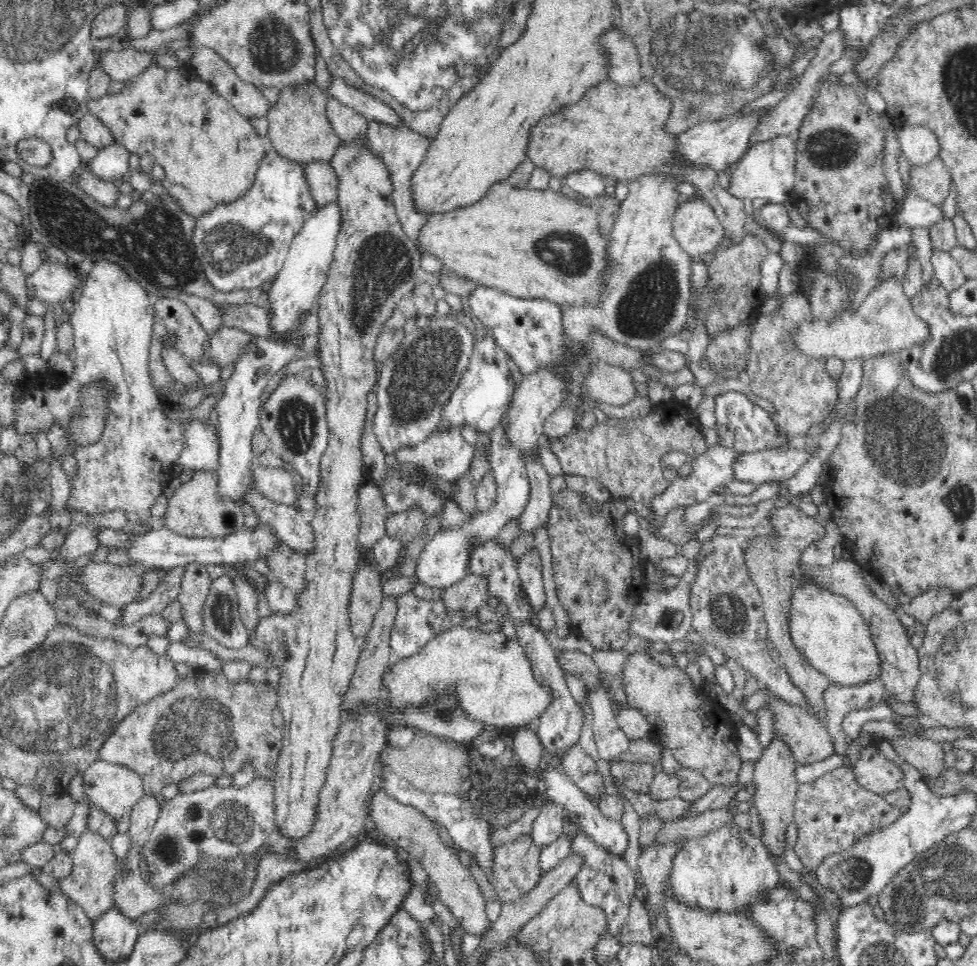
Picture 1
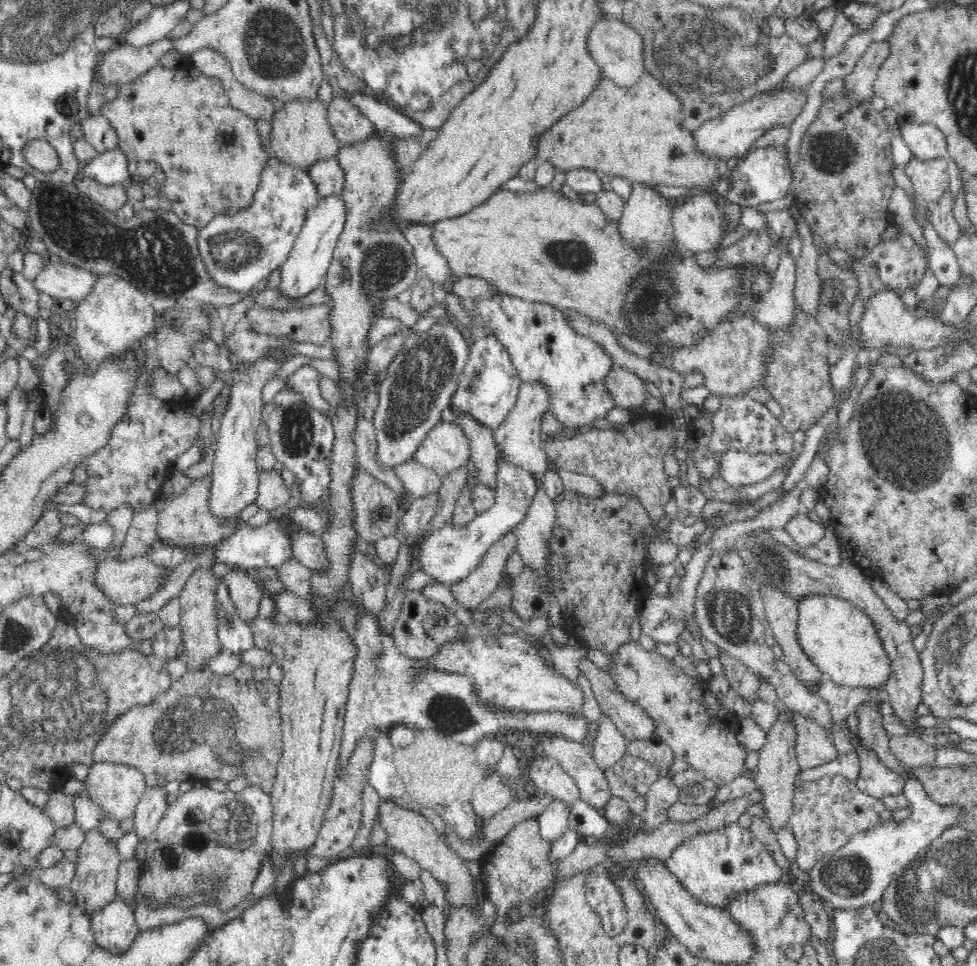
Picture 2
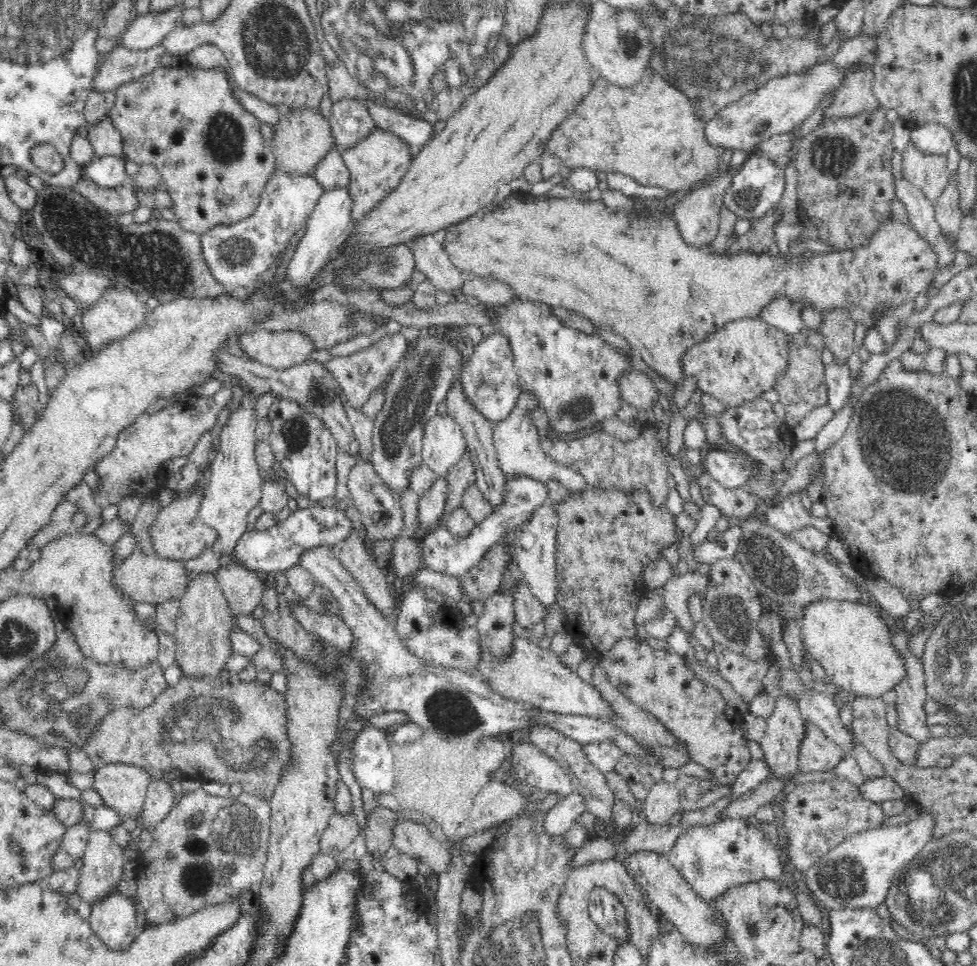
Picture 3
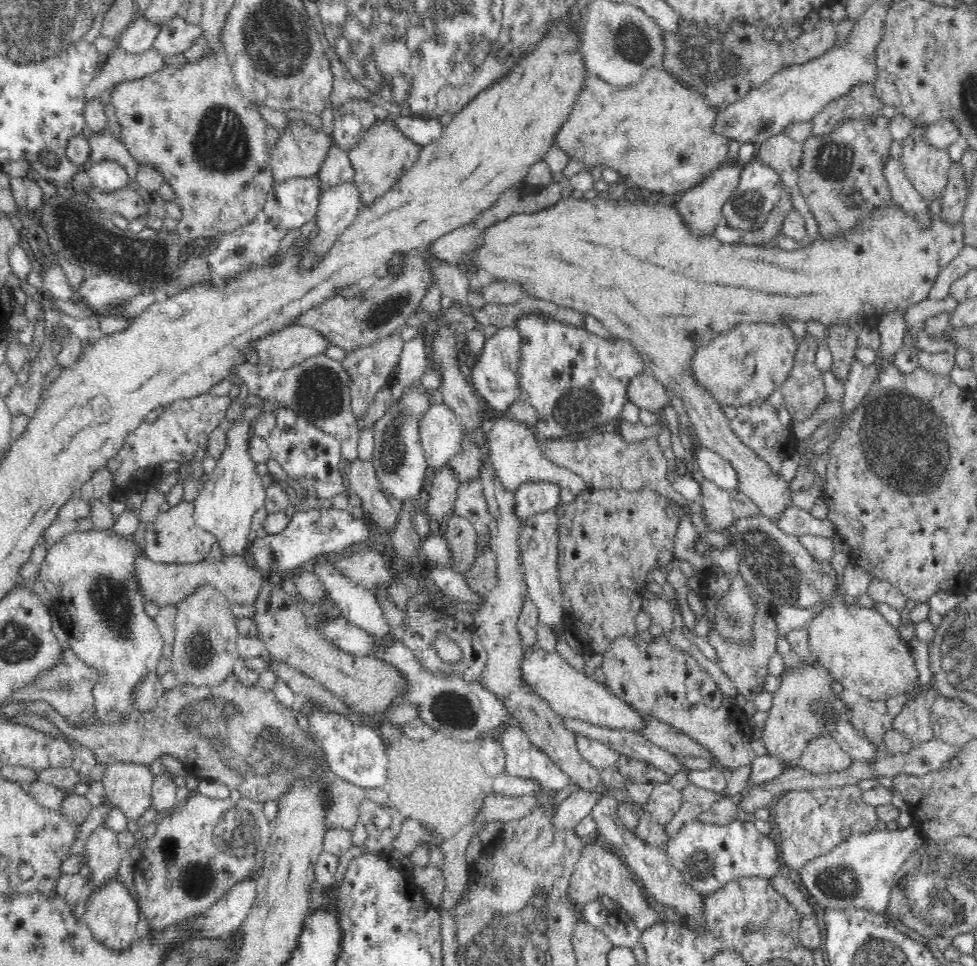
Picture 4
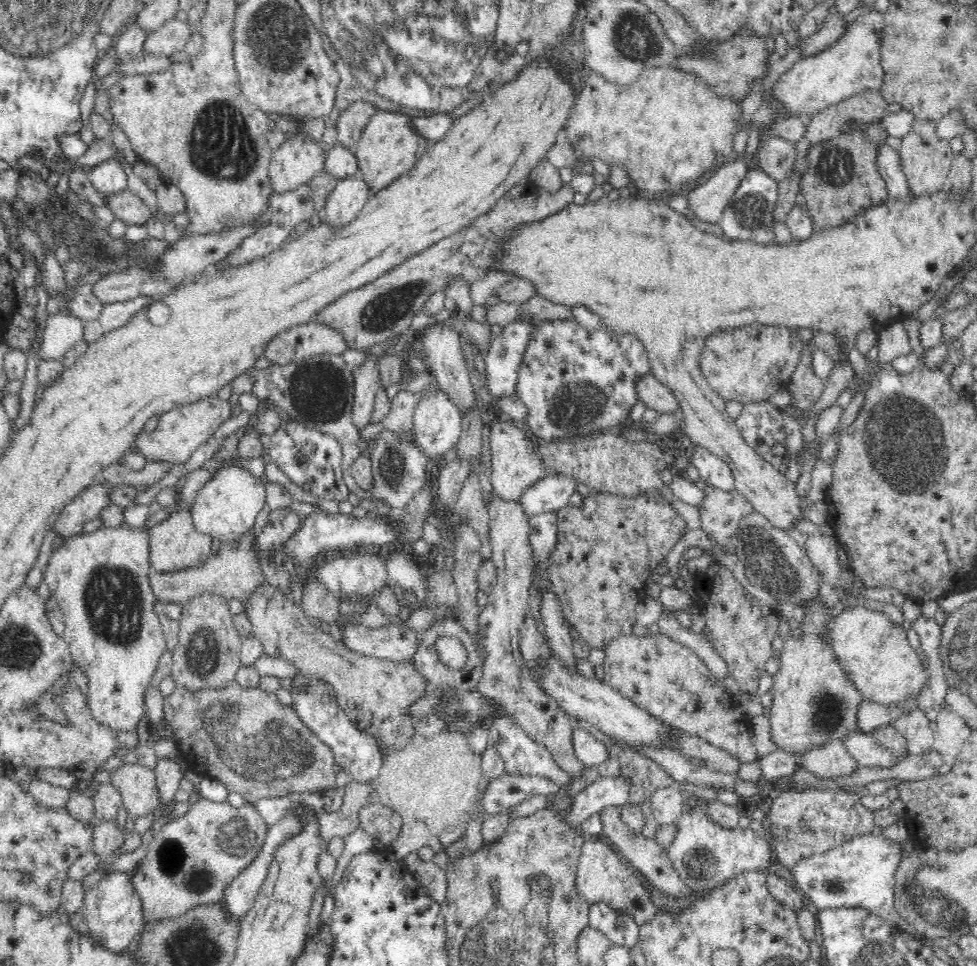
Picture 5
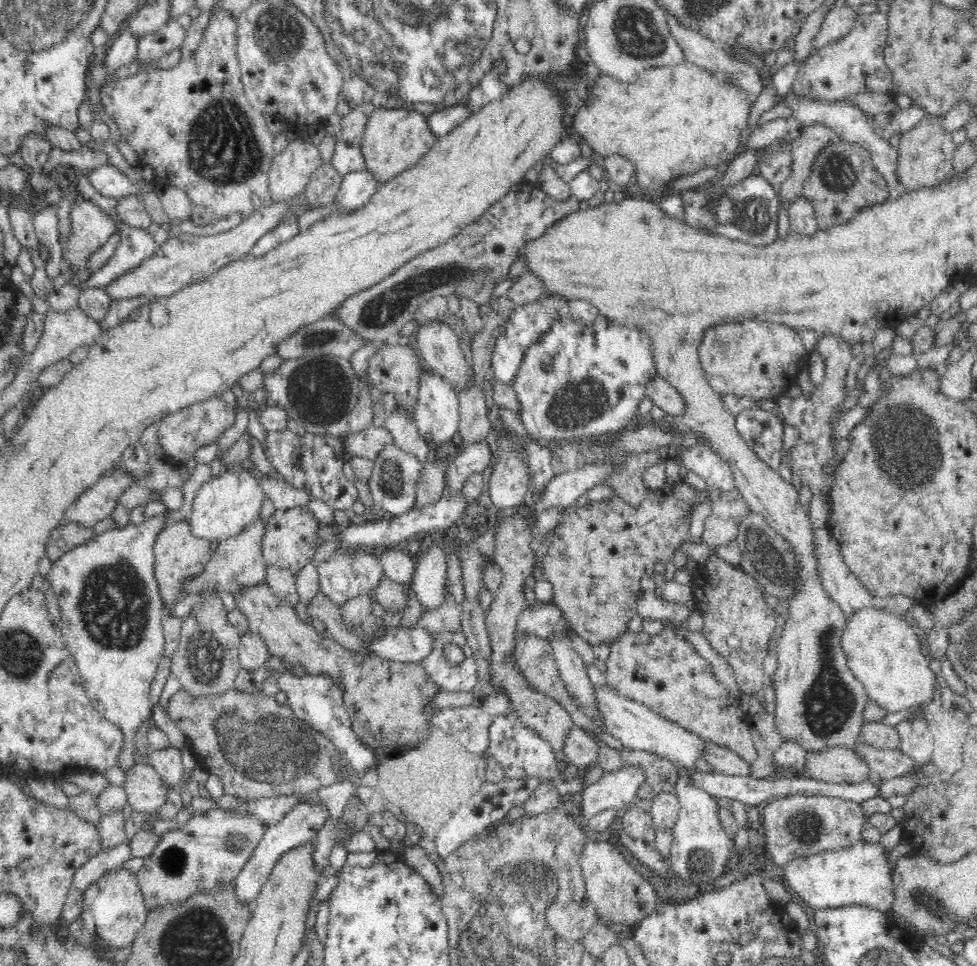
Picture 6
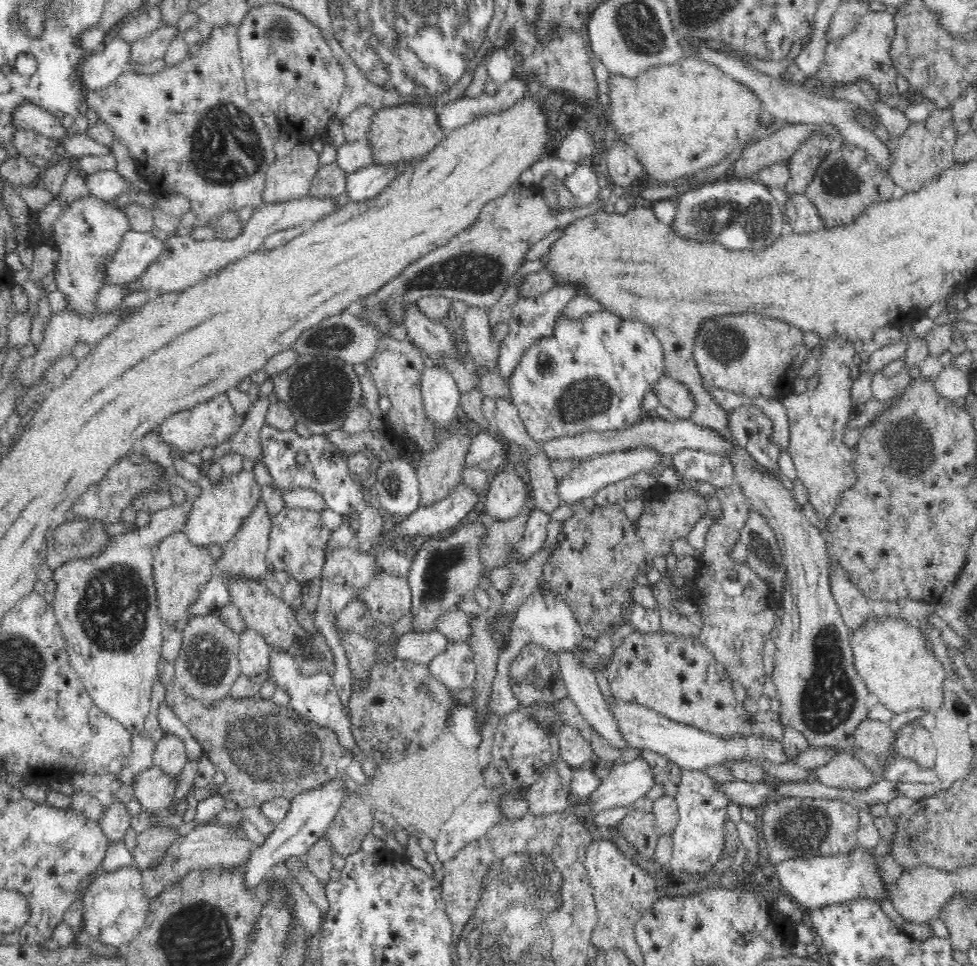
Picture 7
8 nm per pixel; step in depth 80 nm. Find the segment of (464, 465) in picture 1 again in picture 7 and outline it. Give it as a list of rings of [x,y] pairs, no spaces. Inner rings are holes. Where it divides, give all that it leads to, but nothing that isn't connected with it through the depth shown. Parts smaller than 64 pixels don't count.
[[[429,363],[429,365],[426,366],[426,370],[424,370],[422,376],[421,394],[424,411],[426,411],[428,419],[432,419],[432,421],[436,423],[438,430],[448,428],[448,426],[452,424],[452,420],[456,419],[458,414],[460,414],[461,393],[447,367],[433,363]]]

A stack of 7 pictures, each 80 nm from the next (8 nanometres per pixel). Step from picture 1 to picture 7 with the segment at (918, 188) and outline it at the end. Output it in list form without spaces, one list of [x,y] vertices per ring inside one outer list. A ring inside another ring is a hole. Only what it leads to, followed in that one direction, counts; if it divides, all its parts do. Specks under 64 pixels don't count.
[[[935,108],[927,119],[910,123],[910,126],[896,141],[896,150],[892,154],[892,164],[888,173],[893,182],[907,193],[920,190],[927,182],[941,175],[942,171],[957,164],[953,154],[953,146],[957,139],[956,122],[952,118],[950,108]]]

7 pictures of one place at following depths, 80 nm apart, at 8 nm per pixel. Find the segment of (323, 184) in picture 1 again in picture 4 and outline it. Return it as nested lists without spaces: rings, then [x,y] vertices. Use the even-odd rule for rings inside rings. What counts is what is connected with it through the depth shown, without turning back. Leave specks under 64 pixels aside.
[[[332,144],[324,162],[322,162],[322,166],[320,166],[320,170],[318,170],[317,176],[328,187],[352,182],[354,167],[352,167],[348,152],[338,148],[336,144]]]

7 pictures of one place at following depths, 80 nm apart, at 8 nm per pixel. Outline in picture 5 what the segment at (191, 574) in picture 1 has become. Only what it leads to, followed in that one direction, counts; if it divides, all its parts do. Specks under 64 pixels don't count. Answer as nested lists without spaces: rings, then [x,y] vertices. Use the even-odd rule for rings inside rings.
[[[210,594],[193,598],[181,604],[178,643],[172,651],[171,677],[188,690],[224,688],[234,681],[241,665],[241,639],[233,623],[233,614],[228,611],[227,599]]]

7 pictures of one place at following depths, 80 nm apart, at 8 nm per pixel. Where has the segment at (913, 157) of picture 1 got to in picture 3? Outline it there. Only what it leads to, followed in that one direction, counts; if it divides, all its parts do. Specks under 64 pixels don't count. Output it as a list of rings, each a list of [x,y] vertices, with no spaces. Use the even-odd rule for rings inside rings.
[[[942,123],[910,124],[910,141],[926,154],[946,155],[955,146],[950,129]]]

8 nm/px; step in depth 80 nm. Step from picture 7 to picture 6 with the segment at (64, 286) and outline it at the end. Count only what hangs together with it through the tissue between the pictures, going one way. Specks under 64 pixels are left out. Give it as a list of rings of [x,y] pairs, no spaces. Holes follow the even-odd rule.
[[[81,197],[75,199],[71,204],[70,233],[68,234],[68,240],[64,242],[63,248],[64,264],[66,263],[72,269],[72,279],[69,280],[68,284],[78,286],[91,276],[88,269],[88,261],[96,250],[100,250],[114,232],[120,229],[116,224],[115,217],[116,213],[114,211],[108,213],[94,204],[94,202]]]

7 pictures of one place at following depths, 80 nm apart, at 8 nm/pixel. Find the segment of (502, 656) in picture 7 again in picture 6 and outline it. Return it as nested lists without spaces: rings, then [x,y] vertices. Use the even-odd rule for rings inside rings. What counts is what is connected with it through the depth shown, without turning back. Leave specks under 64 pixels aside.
[[[536,601],[536,605],[526,606],[522,609],[517,622],[517,638],[521,638],[524,634],[530,636],[538,636],[546,642],[550,641],[552,632],[568,632],[572,628],[566,623],[562,609],[551,601],[549,604],[543,604]]]

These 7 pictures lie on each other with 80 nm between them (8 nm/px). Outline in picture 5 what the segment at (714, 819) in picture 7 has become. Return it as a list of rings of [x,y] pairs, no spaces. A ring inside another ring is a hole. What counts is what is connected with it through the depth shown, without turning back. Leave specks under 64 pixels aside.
[[[694,795],[685,798],[684,804],[683,811],[676,820],[677,832],[666,851],[674,869],[689,888],[694,890],[710,888],[712,890],[738,875],[747,872],[763,873],[772,867],[770,845],[767,836],[763,833],[754,833],[749,827],[746,830],[742,830],[739,826],[732,829],[724,828],[710,819],[706,810],[694,809],[697,804],[697,798]]]

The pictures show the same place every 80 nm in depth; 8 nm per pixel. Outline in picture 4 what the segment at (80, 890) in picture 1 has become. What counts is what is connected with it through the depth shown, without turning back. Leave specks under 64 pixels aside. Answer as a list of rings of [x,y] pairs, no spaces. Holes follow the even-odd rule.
[[[100,825],[85,840],[87,850],[87,867],[91,872],[91,879],[85,882],[91,892],[101,884],[113,879],[124,858],[124,850],[118,845],[118,833],[106,825]]]

